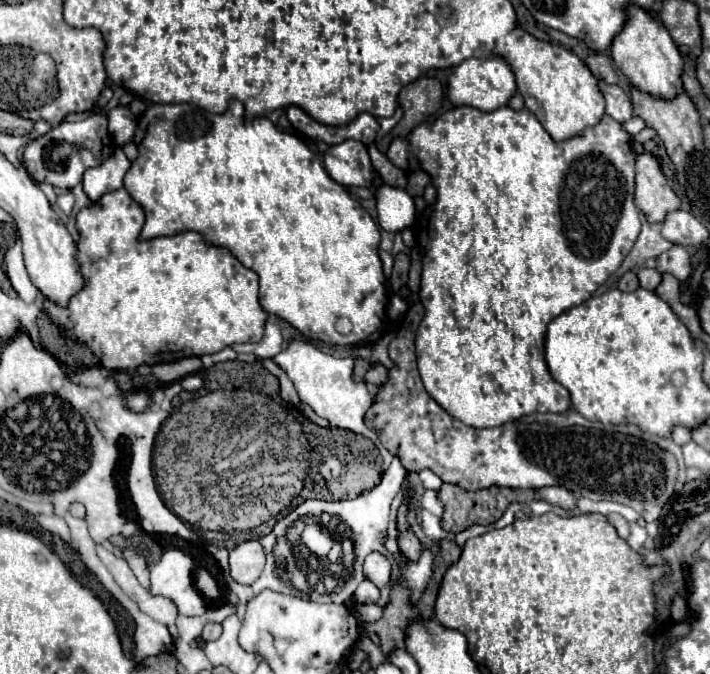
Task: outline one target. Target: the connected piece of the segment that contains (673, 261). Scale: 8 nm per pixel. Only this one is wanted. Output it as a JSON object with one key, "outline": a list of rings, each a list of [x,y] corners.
{"outline":[[[673,246],[655,258],[659,274],[671,274],[677,280],[685,280],[691,274],[689,254],[683,246]]]}

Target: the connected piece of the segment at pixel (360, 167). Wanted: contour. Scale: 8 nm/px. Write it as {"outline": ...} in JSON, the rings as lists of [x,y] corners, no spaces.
{"outline":[[[347,140],[331,146],[323,158],[325,170],[341,186],[365,186],[371,188],[375,182],[375,170],[367,146],[359,140]]]}

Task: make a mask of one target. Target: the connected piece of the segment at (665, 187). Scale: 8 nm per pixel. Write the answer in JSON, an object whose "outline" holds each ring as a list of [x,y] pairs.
{"outline":[[[643,152],[637,156],[635,178],[635,204],[647,216],[649,222],[663,222],[671,210],[679,208],[681,202],[669,186],[657,158],[651,152]]]}

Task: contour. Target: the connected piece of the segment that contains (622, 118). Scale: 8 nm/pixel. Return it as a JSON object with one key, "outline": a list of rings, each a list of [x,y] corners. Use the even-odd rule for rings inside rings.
{"outline":[[[599,82],[599,88],[605,96],[607,114],[611,114],[611,118],[615,118],[617,122],[627,122],[633,118],[633,106],[625,90],[621,90],[619,86],[605,84],[605,82]]]}

